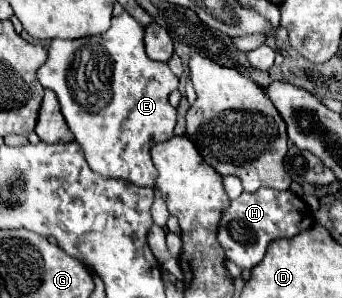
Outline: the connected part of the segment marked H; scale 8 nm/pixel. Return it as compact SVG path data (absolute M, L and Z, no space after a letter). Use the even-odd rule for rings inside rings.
M260 187L254 193L244 191L222 213L218 225L218 243L226 251L226 259L234 261L244 271L256 267L264 259L270 241L280 237L294 237L300 231L310 229L312 225L314 219L308 213L308 205L298 195L294 195L292 191L276 191L276 189Z

